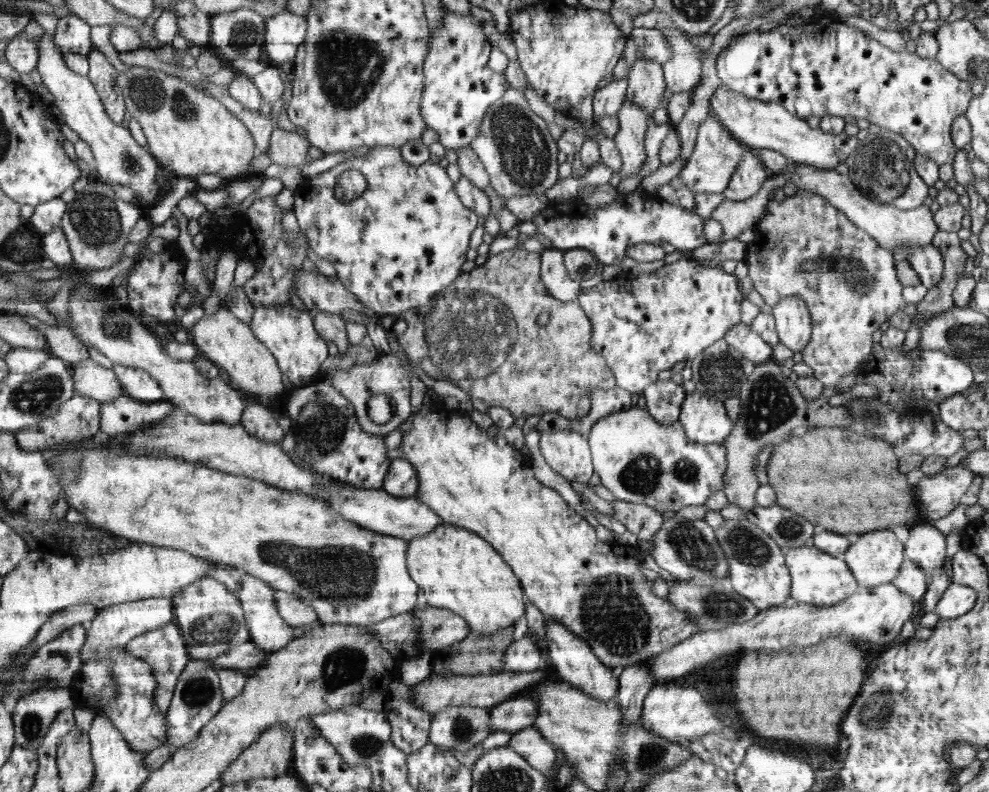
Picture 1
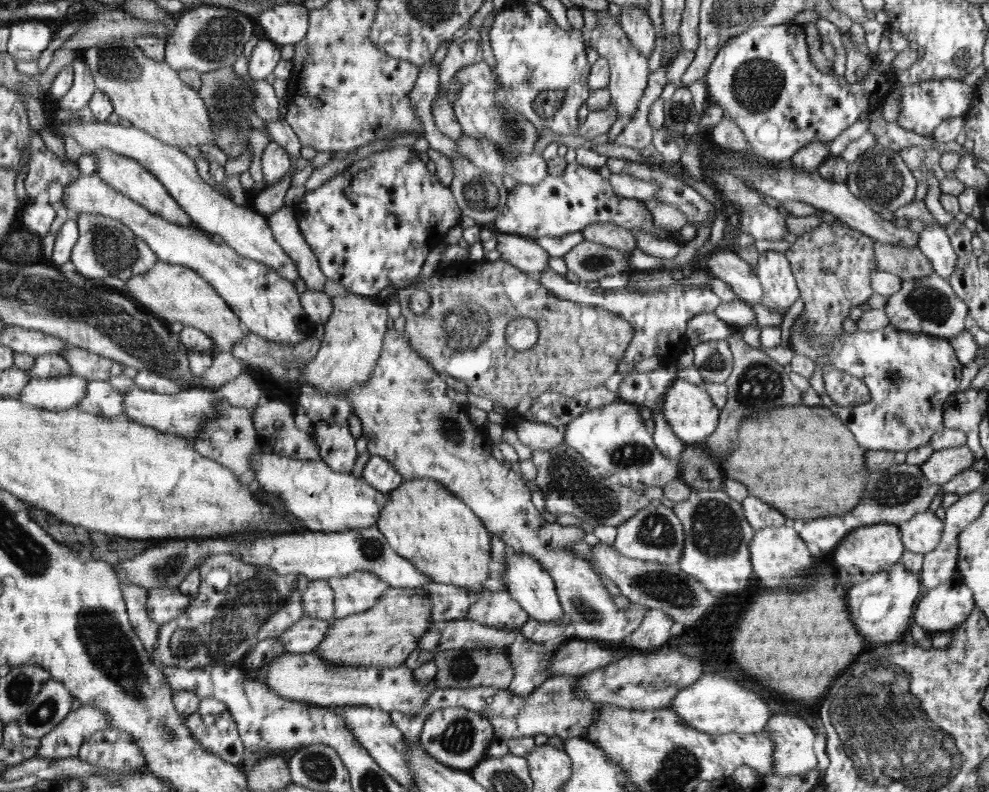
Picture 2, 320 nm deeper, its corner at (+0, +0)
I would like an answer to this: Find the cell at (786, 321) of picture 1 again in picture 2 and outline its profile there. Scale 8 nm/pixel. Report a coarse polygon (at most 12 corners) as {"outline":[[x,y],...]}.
{"outline":[[765,250],[754,265],[761,304],[784,314],[800,296],[784,253]]}

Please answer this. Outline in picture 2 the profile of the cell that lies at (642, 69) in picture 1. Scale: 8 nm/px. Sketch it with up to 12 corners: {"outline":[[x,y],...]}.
{"outline":[[623,6],[619,18],[633,45],[646,56],[656,30],[642,8]]}

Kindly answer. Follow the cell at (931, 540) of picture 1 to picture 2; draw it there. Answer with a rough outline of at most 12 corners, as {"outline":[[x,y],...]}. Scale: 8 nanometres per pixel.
{"outline":[[930,510],[899,525],[905,550],[938,546],[943,520]]}

